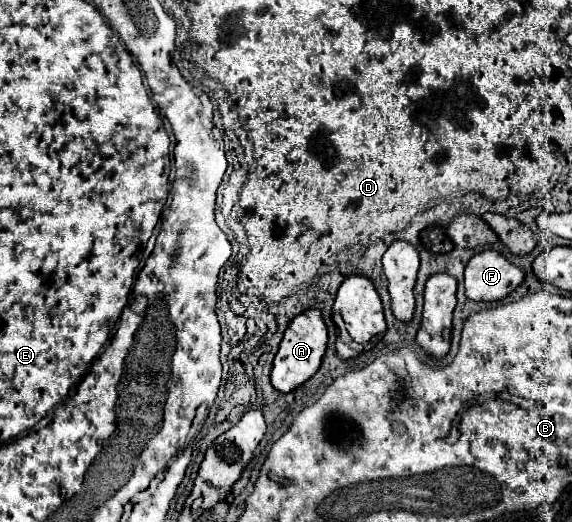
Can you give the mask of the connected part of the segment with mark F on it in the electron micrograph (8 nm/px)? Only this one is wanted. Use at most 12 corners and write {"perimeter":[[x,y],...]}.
{"perimeter":[[500,251],[476,253],[466,297],[500,301],[524,271]]}

